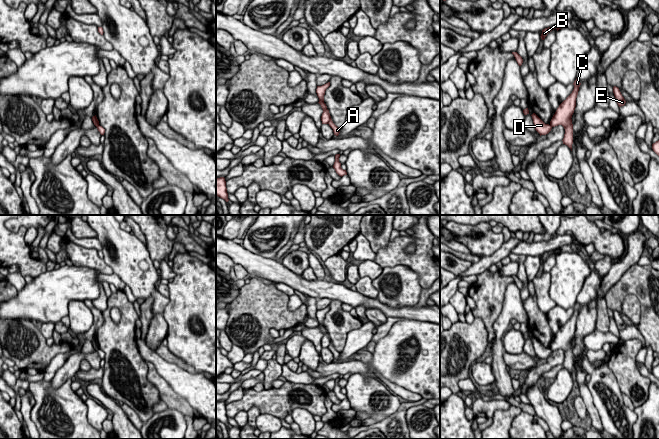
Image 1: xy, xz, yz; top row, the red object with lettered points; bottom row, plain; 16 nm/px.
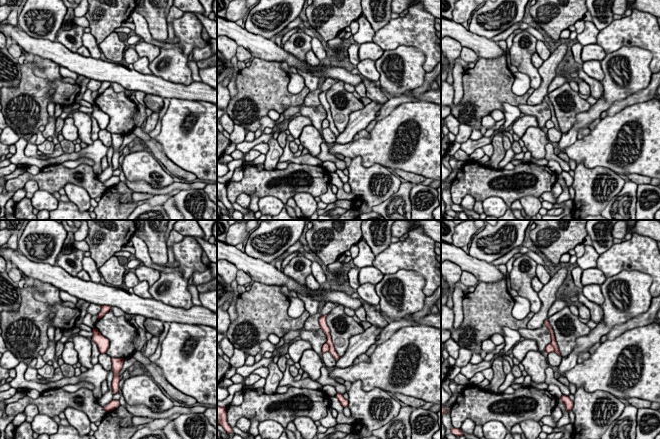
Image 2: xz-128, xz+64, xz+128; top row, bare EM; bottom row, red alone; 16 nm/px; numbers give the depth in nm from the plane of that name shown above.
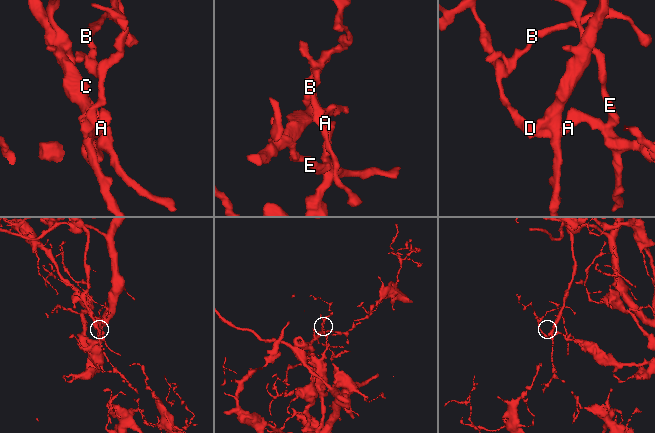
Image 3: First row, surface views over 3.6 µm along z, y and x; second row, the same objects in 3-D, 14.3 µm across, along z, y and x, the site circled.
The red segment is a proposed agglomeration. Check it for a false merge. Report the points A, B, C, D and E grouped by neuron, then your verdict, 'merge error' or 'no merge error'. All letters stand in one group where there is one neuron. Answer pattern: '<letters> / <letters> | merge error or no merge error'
A B D E / C | merge error

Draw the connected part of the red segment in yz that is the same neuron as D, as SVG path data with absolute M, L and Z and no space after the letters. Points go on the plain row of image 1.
M533 337L531 340L533 343L535 354L540 358L540 360L546 359L551 355L551 349L545 348L535 337Z

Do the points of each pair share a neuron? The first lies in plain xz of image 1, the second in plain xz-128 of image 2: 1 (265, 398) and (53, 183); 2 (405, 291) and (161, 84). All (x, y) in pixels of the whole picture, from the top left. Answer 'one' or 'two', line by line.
1: one
2: two

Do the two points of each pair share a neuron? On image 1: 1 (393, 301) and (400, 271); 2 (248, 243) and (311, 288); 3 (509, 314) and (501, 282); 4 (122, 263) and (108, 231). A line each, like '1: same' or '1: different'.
1: same
2: different
3: different
4: same

